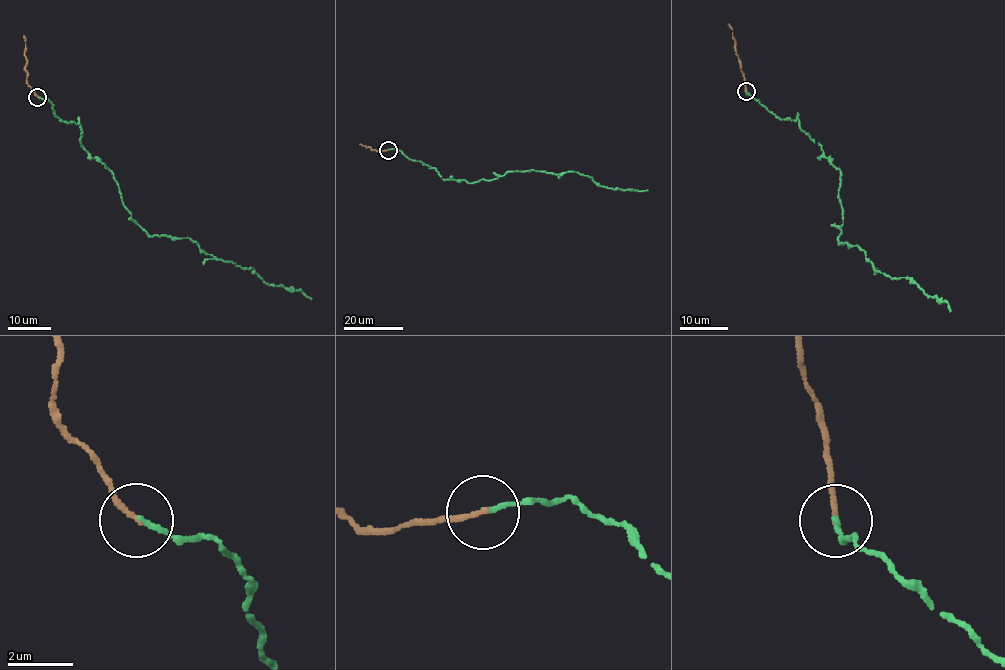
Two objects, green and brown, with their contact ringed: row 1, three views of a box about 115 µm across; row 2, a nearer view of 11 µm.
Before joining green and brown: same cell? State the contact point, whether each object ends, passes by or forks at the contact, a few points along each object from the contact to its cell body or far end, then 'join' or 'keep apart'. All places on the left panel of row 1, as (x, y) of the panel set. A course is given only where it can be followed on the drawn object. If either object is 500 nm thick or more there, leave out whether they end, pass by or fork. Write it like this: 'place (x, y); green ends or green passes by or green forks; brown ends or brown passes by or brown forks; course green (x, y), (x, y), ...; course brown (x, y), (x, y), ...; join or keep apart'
place (37, 97); green ends; brown ends; course green (38, 97), (79, 123), (80, 144), (112, 173), (149, 236), (190, 238), (312, 298); course brown (38, 97), (27, 83), (25, 36); join

